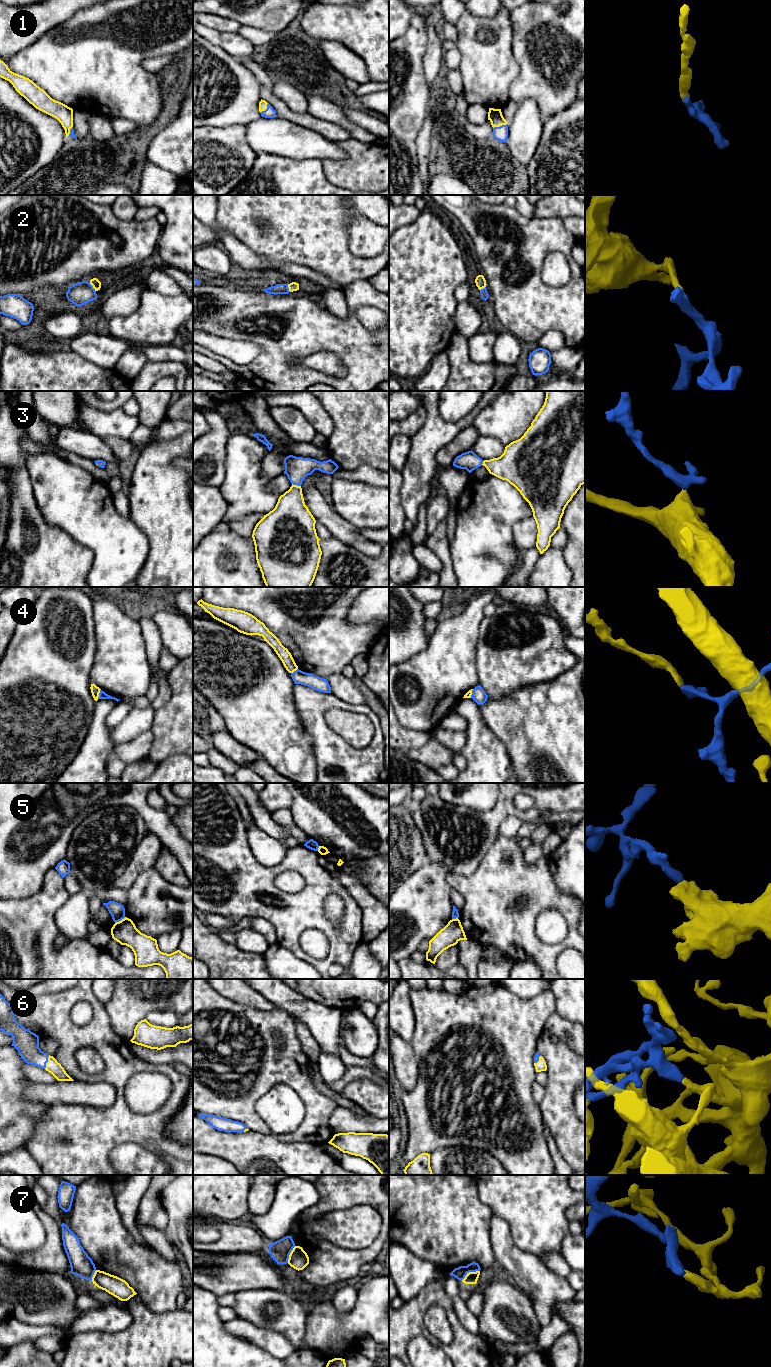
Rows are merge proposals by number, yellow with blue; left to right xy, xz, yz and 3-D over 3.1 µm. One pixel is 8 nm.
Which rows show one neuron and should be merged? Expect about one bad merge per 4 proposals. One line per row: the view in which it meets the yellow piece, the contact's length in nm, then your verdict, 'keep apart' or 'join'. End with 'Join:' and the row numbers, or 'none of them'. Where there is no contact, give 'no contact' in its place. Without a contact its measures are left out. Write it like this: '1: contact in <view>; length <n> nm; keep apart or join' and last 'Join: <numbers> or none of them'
1: contact in yz; length 120 nm; join
2: contact in xy; length 90 nm; join
3: contact in xz; length 80 nm; join
4: contact in xy; length 80 nm; keep apart
5: contact in xy; length 100 nm; keep apart
6: contact in xy; length 120 nm; join
7: contact in yz; length 170 nm; keep apart
Join: 1, 2, 3, 6

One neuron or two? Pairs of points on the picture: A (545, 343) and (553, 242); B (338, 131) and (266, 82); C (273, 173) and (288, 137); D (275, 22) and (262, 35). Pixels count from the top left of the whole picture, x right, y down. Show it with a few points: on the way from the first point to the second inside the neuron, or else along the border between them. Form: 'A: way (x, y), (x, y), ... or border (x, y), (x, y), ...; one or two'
A: border (535, 342), (546, 332), (558, 330), (566, 345); two
B: way (318, 125), (289, 115), (276, 102); one
C: border (257, 152), (274, 153), (303, 160); two
D: border (243, 25), (251, 25), (276, 33); two

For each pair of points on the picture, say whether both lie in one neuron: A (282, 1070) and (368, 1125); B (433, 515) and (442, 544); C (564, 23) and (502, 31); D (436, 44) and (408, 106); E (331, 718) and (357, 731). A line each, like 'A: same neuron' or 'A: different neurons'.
A: different neurons
B: different neurons
C: different neurons
D: different neurons
E: same neuron

